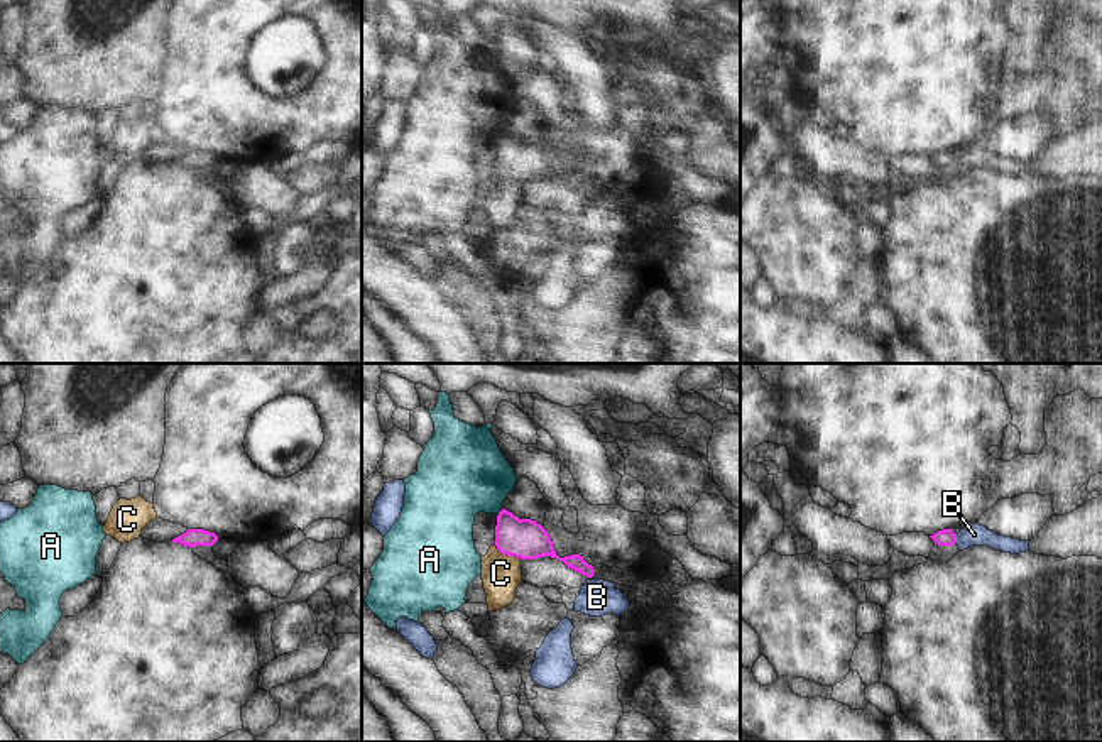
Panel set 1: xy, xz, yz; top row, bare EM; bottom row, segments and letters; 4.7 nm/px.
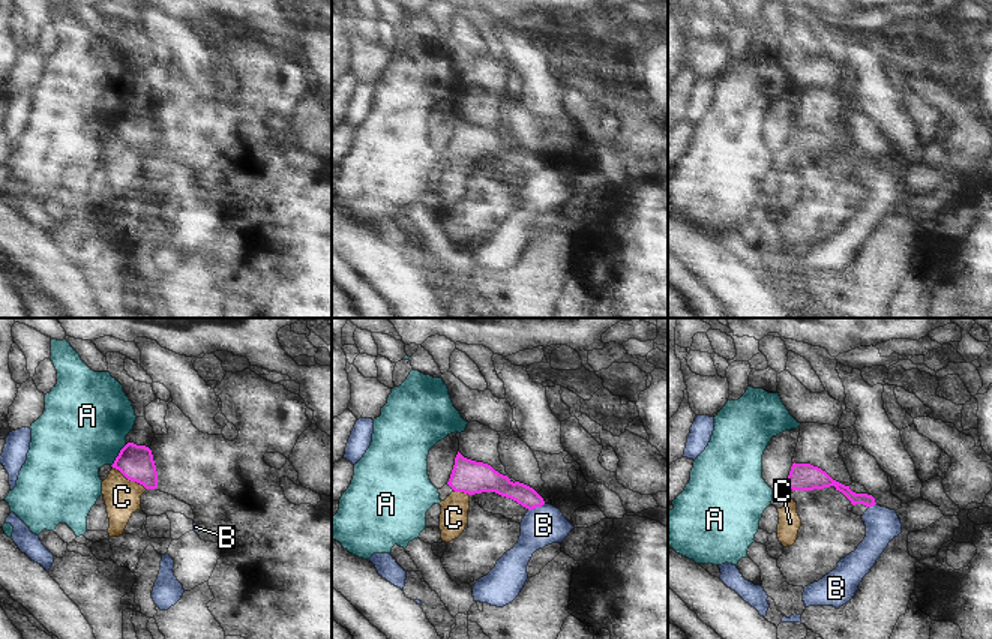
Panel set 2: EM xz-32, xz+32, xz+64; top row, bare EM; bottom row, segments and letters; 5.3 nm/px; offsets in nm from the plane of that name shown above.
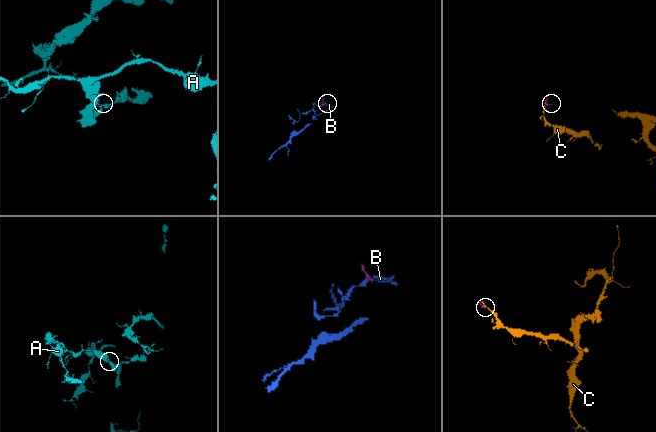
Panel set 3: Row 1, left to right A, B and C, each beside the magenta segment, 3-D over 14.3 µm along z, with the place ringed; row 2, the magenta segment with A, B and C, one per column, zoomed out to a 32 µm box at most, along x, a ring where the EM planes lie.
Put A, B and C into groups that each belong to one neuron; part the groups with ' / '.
A / B / C

